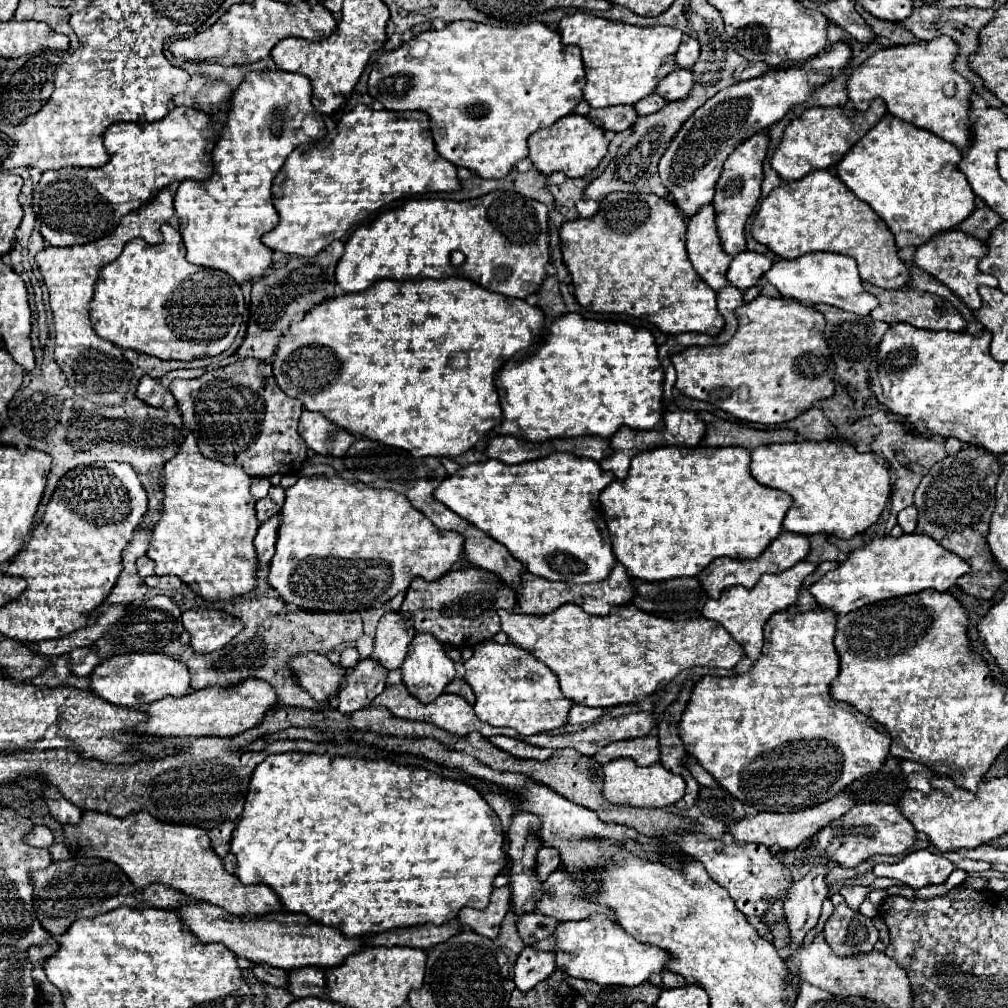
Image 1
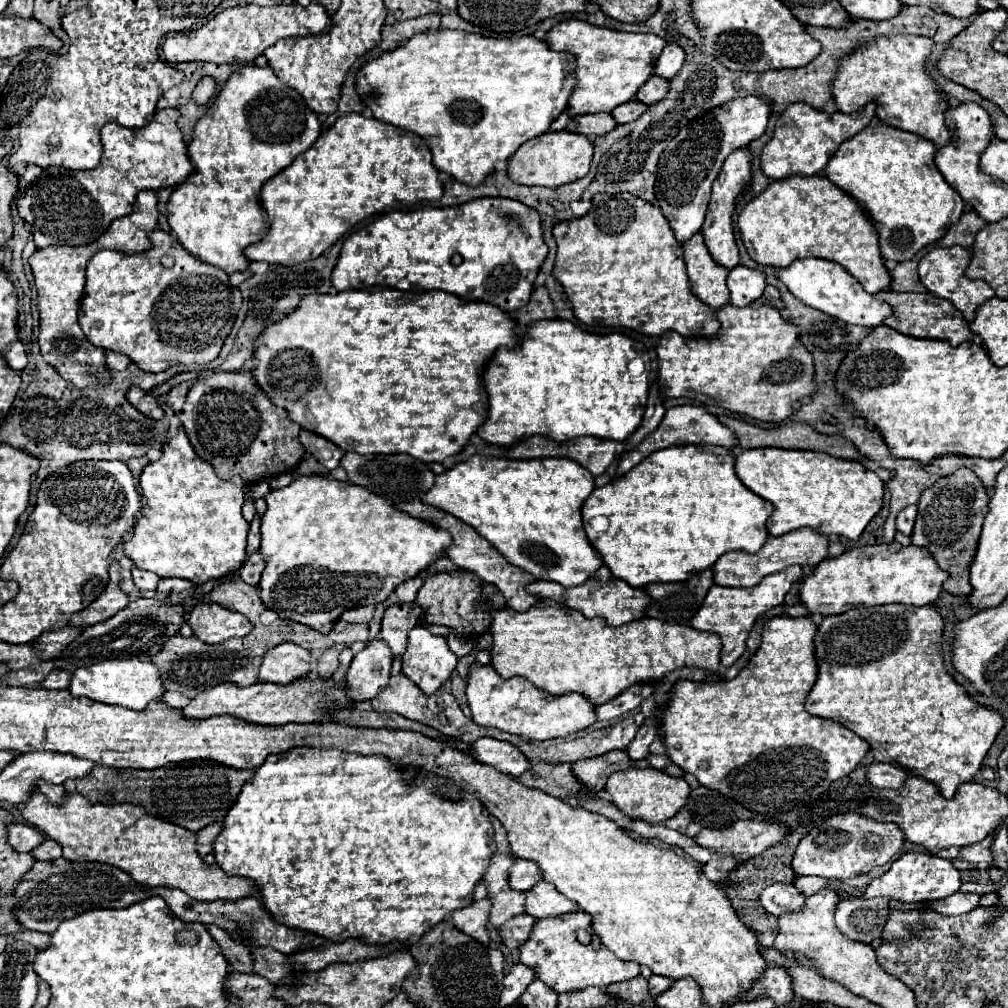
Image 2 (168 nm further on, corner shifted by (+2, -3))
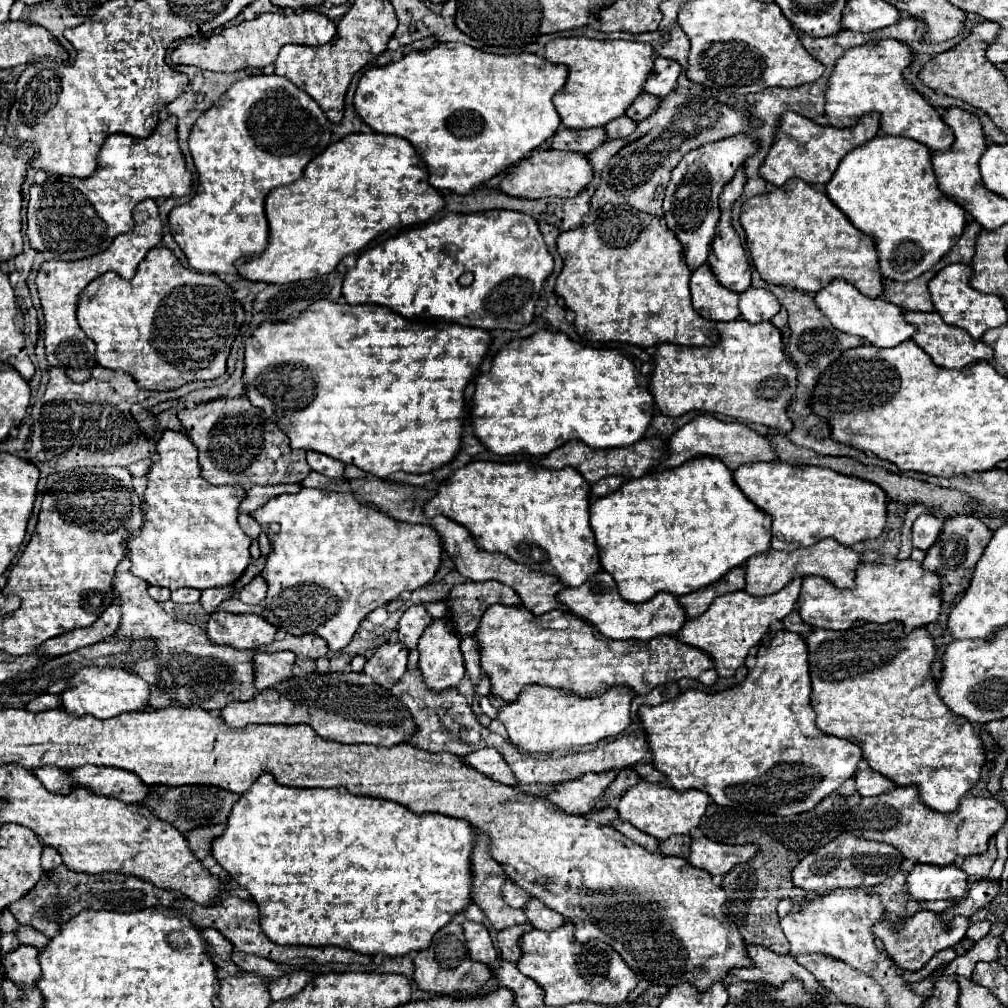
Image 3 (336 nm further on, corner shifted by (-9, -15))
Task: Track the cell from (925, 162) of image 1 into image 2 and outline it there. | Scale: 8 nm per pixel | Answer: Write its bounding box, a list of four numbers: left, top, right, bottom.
[826,122,964,262]

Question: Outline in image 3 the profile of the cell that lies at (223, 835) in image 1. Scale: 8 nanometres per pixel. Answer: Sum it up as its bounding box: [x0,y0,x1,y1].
[185,824,225,860]

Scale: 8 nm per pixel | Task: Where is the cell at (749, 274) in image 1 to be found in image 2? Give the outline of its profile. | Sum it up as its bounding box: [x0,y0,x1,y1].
[728,264,766,306]

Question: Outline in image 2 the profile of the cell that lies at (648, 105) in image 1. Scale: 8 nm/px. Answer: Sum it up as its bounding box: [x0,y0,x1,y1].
[612,100,648,124]

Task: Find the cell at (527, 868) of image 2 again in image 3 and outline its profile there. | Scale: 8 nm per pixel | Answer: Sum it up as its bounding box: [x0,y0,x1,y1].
[501,880,531,908]

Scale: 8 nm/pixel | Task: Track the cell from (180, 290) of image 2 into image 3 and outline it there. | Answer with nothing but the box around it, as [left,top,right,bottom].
[77,246,245,392]

